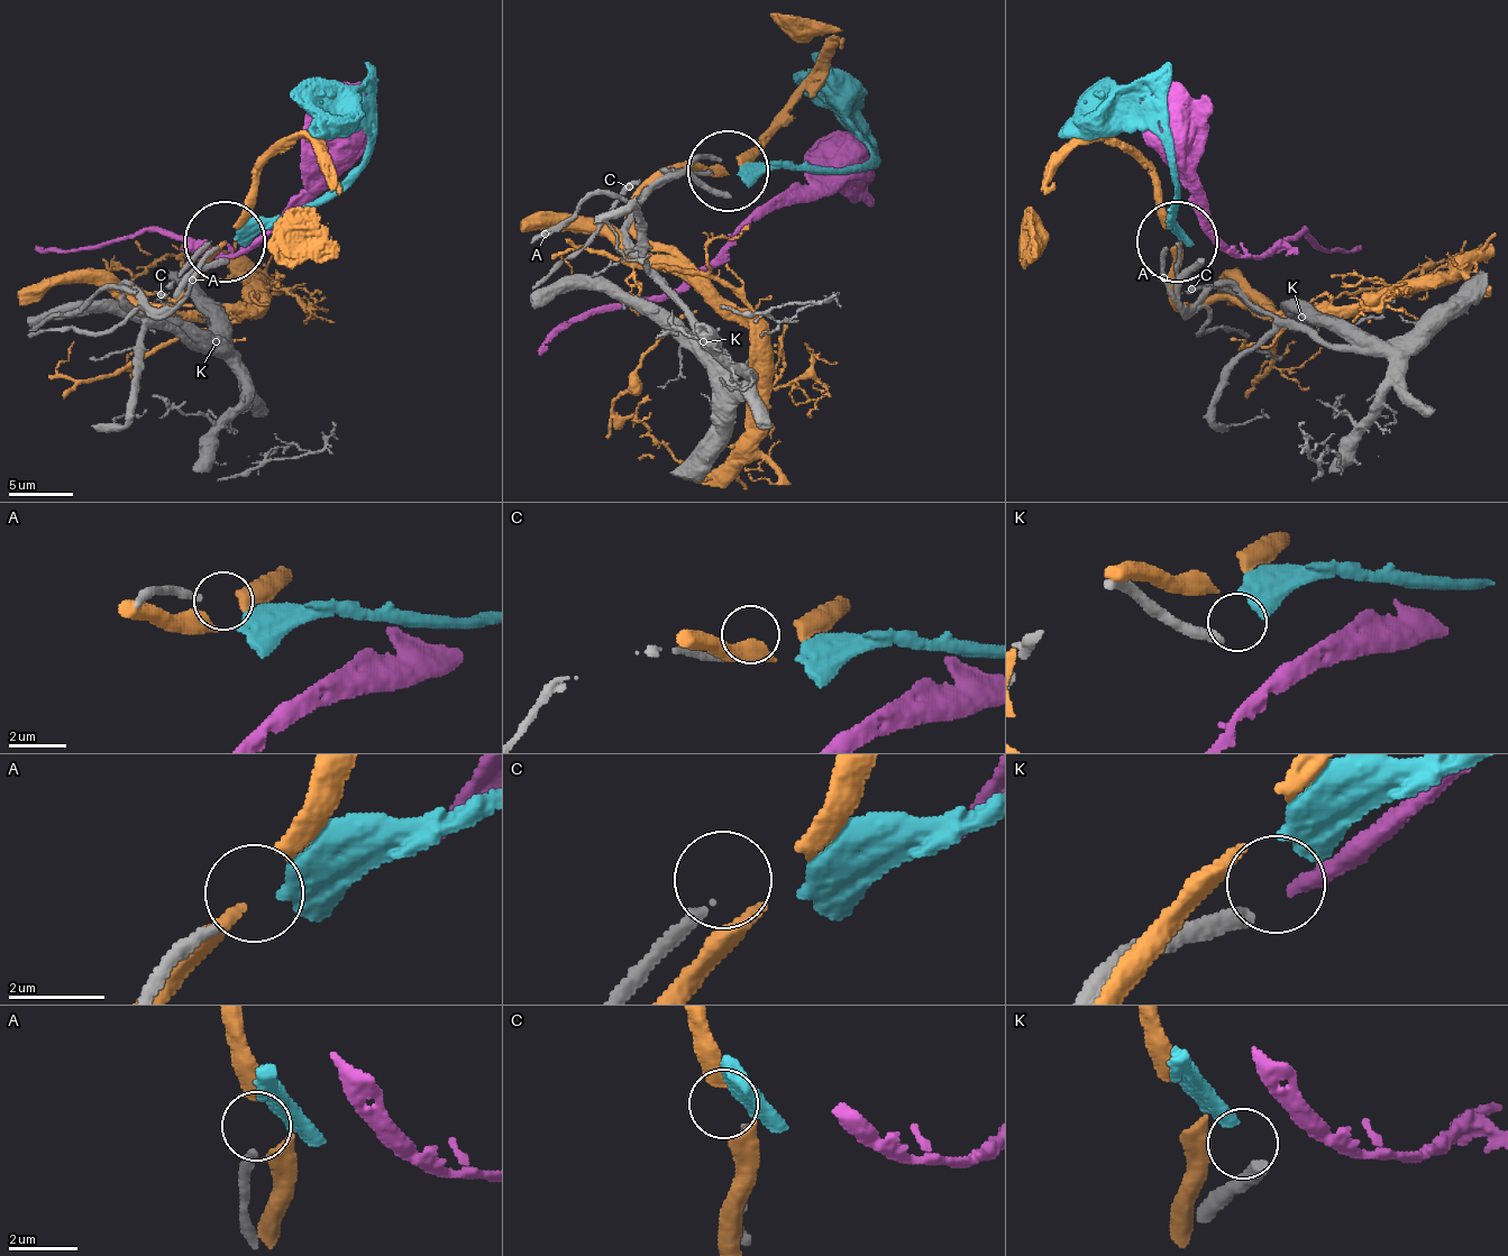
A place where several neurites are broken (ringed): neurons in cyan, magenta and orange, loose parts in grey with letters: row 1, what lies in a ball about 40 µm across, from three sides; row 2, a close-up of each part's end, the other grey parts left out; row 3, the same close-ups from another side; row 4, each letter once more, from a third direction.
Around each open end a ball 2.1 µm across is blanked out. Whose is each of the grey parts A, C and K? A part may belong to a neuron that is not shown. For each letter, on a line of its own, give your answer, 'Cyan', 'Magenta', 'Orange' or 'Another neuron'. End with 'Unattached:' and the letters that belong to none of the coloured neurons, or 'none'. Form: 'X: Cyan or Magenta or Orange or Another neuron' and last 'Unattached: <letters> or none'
A: Another neuron
C: Another neuron
K: Cyan
Unattached: A, C

